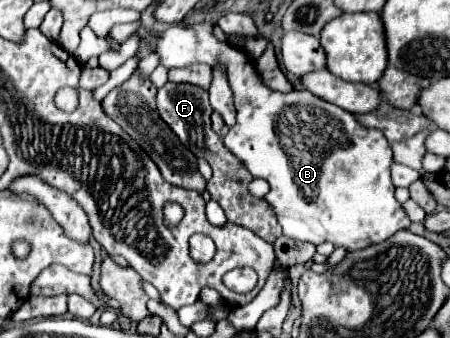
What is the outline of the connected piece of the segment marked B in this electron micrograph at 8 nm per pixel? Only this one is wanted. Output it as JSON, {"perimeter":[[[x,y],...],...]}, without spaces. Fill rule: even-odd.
{"perimeter":[[[199,23],[195,27],[171,25],[161,35],[149,33],[145,27],[141,27],[139,35],[143,41],[147,41],[151,51],[159,53],[161,65],[165,65],[167,69],[189,67],[193,63],[205,63],[211,69],[223,69],[233,91],[233,103],[237,111],[237,123],[223,137],[223,143],[229,147],[229,151],[235,151],[235,155],[245,163],[253,177],[269,181],[271,191],[265,195],[265,199],[277,213],[285,237],[307,241],[313,245],[329,241],[335,247],[347,247],[349,251],[355,251],[365,249],[373,243],[381,243],[389,239],[389,235],[411,225],[403,205],[395,199],[395,187],[389,173],[393,153],[389,141],[381,131],[363,127],[361,123],[357,123],[355,115],[329,101],[323,101],[307,89],[281,93],[267,87],[255,67],[255,61],[239,47],[219,41],[213,35],[213,25],[209,23]]]}

